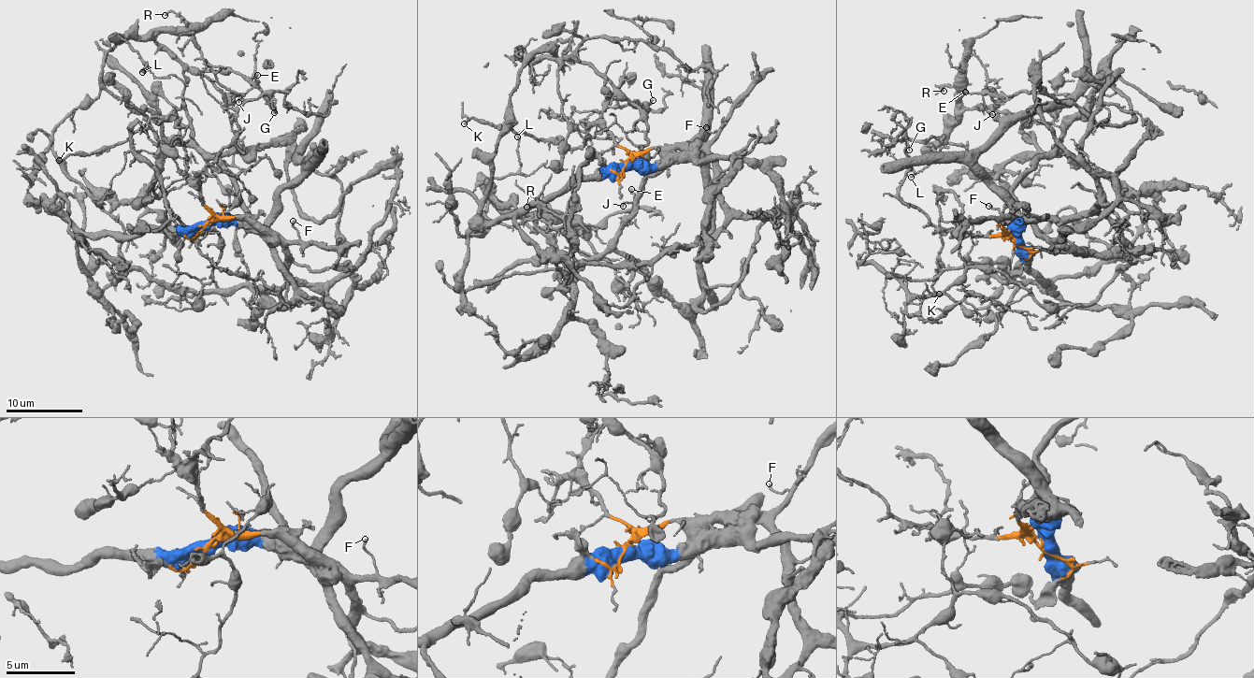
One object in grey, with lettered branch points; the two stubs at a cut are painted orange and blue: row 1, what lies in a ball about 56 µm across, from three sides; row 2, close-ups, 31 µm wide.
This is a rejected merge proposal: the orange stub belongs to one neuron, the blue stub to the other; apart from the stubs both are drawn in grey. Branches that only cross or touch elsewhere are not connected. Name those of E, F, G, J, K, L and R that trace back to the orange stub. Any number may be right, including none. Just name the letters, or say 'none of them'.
F, G, K

